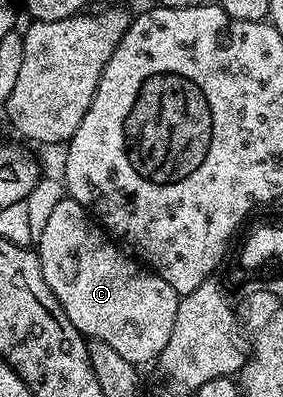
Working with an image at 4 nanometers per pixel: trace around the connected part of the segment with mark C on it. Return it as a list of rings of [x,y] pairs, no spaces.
[[[66,198],[59,202],[59,206],[55,206],[43,234],[36,237],[35,251],[41,263],[43,278],[47,286],[51,286],[51,294],[55,294],[67,318],[71,318],[71,326],[75,326],[75,330],[79,330],[82,336],[107,342],[111,350],[123,354],[127,362],[138,366],[149,364],[152,360],[154,363],[160,357],[163,346],[167,346],[167,338],[171,338],[171,326],[175,326],[179,294],[167,286],[163,278],[122,251],[85,208],[79,206],[79,202]]]

